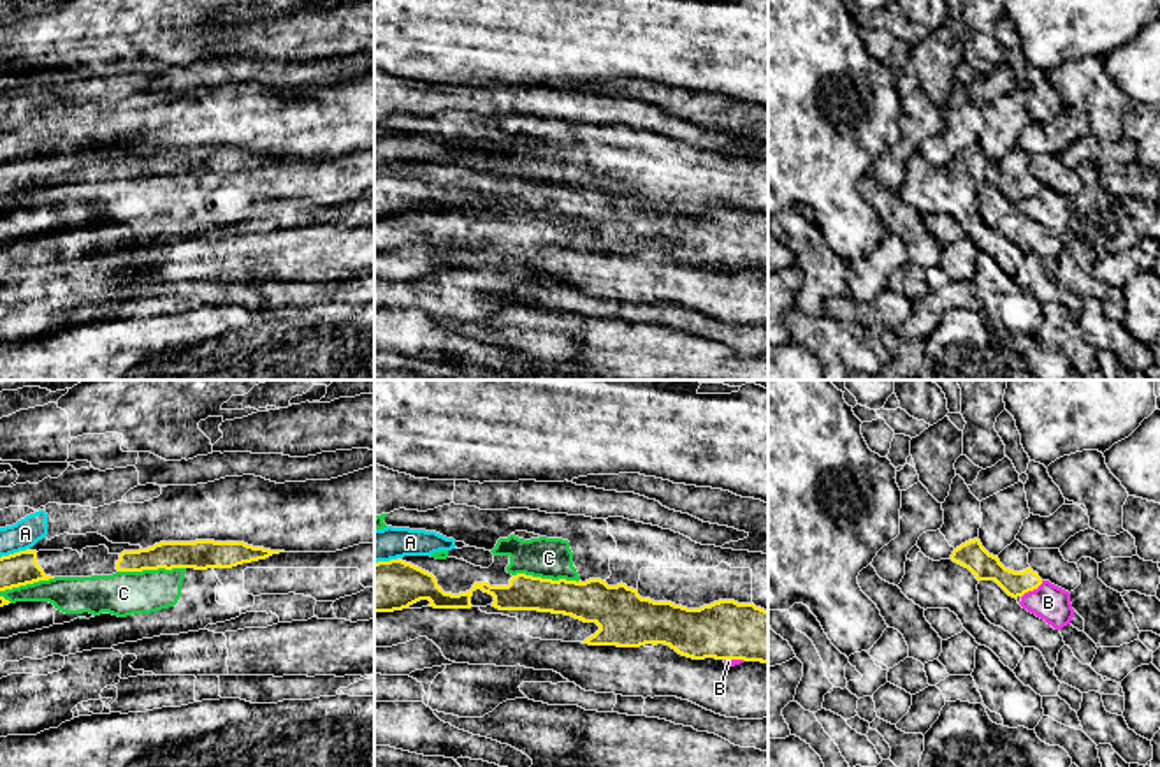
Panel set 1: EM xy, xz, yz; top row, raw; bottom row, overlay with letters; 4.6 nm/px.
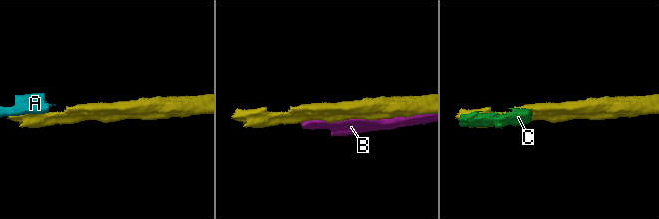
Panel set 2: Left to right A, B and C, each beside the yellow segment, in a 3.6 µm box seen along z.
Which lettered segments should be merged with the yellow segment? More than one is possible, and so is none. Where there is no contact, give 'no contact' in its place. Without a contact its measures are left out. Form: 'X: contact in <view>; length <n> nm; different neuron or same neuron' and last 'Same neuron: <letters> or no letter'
A: contact in xy; length 140 nm; different neuron
B: contact in yz; length 130 nm; different neuron
C: contact in xy; length 320 nm; different neuron
Same neuron: no letter

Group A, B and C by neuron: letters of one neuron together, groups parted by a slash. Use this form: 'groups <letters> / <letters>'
groups A / B / C

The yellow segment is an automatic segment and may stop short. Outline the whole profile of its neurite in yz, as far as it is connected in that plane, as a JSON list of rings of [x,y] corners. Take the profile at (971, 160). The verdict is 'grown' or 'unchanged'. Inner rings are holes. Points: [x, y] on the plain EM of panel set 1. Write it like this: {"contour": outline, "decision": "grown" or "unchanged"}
{"contour": [[[979,144],[956,153],[951,165],[968,174],[977,186],[995,186],[1009,202],[1018,204],[1037,195],[1042,185],[1030,172],[1023,178],[1005,174],[998,162],[990,160]]], "decision": "unchanged"}

